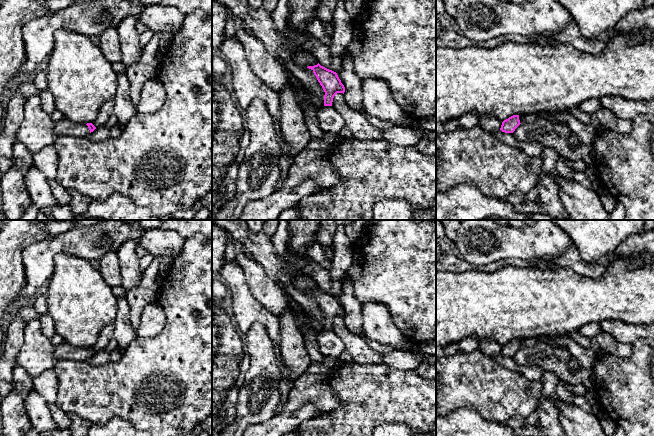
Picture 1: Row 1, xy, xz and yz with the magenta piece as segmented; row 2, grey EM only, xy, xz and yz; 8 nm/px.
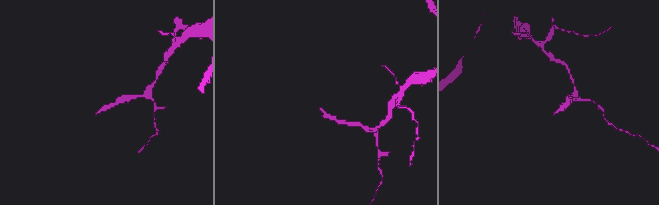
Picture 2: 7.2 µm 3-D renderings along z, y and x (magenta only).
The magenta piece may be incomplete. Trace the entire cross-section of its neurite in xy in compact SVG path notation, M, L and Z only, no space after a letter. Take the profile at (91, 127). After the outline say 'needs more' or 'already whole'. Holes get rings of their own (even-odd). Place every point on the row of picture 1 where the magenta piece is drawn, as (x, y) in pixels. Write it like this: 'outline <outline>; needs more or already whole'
outline M64 117L55 122L53 131L58 136L87 137L95 129L92 123L76 123Z; needs more

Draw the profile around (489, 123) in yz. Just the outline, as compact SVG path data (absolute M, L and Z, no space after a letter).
M483 115L480 117L479 125L486 131L493 133L500 130L502 125L501 120L492 115Z

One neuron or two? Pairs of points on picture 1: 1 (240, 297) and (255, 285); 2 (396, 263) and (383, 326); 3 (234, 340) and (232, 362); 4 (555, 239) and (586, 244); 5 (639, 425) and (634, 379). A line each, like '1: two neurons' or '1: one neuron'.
1: two neurons
2: two neurons
3: one neuron
4: two neurons
5: one neuron

